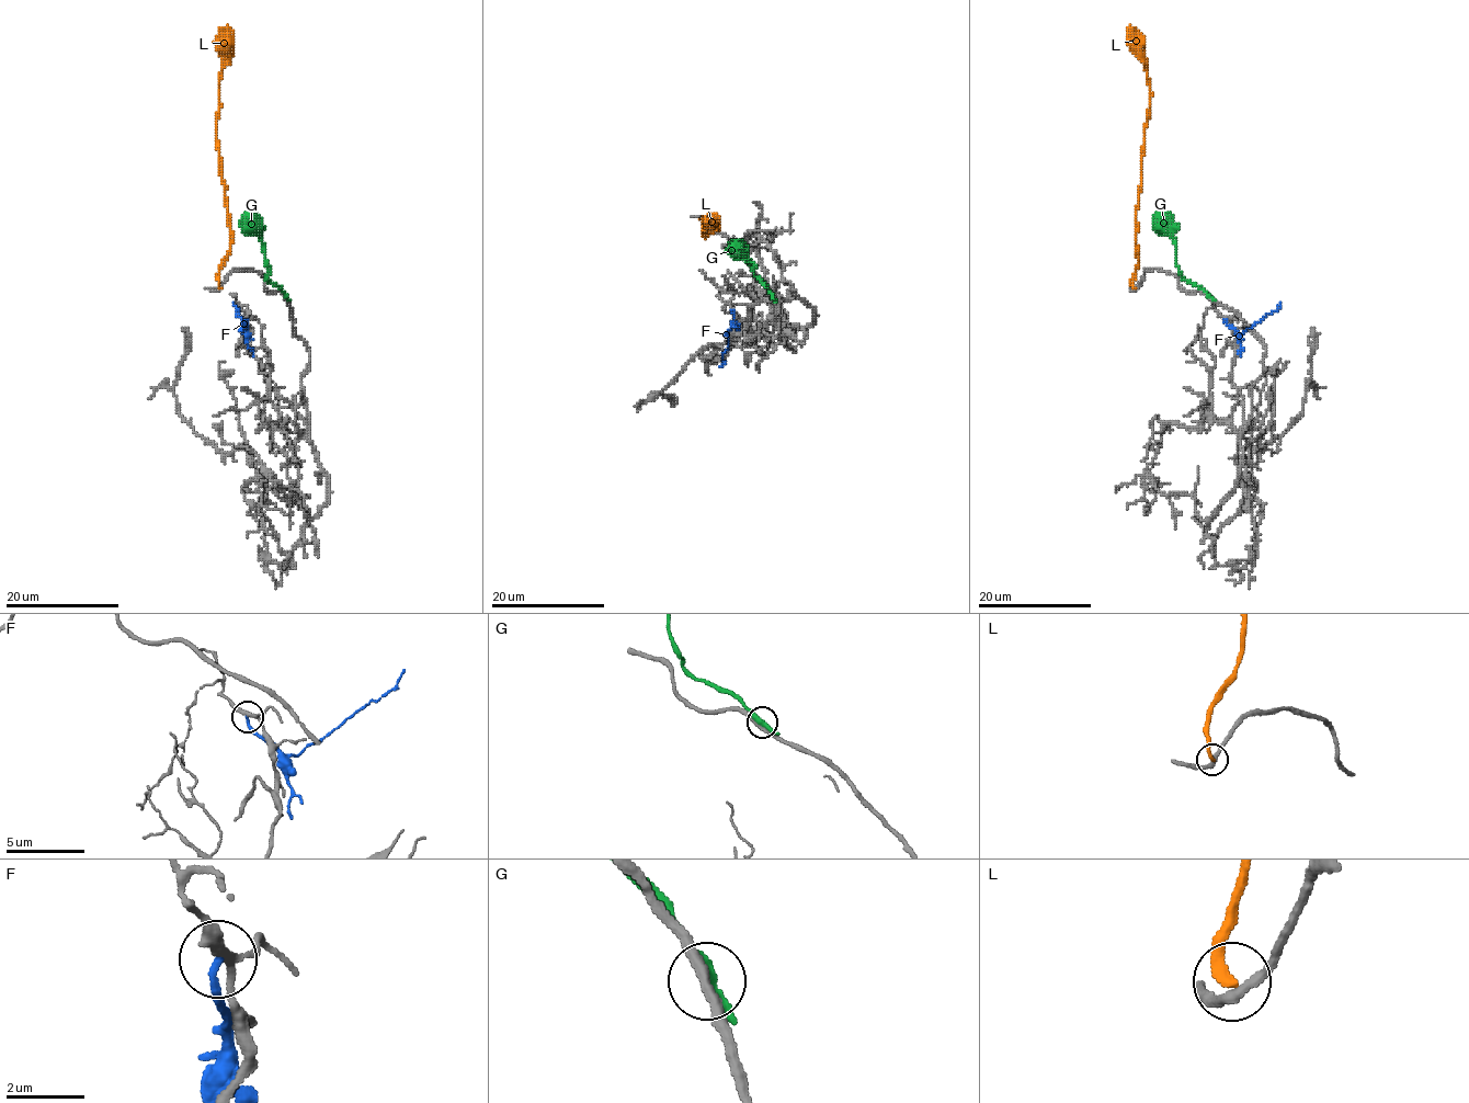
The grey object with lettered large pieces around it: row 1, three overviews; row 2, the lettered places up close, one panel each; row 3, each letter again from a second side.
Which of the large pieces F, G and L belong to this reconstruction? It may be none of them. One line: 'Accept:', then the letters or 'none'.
Accept: none

